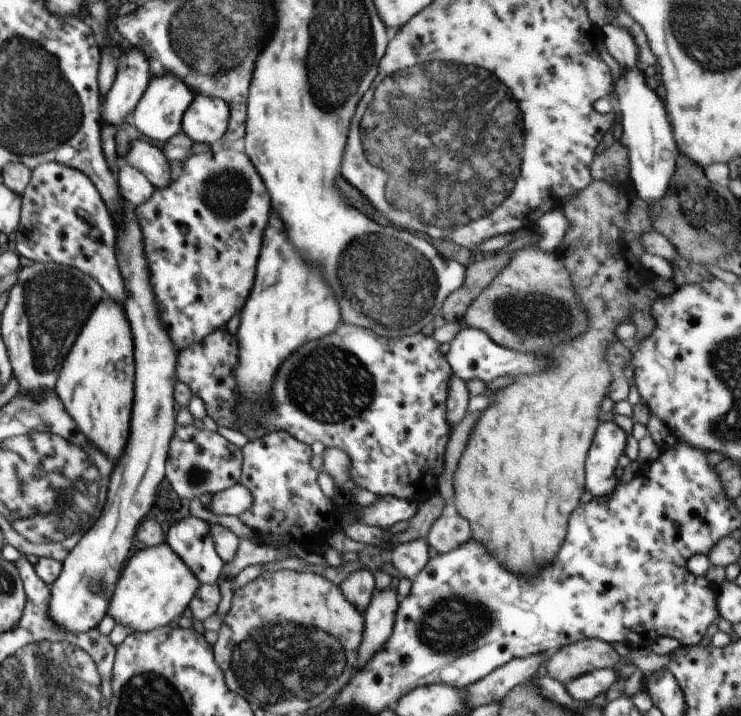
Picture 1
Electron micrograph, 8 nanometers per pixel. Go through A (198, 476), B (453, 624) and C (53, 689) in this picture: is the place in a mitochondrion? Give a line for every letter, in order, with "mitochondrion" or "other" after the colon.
A: mitochondrion
B: mitochondrion
C: mitochondrion

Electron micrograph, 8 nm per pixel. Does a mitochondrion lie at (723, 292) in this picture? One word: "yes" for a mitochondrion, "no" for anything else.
no

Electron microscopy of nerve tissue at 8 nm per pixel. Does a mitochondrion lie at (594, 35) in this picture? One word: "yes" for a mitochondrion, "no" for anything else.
no

